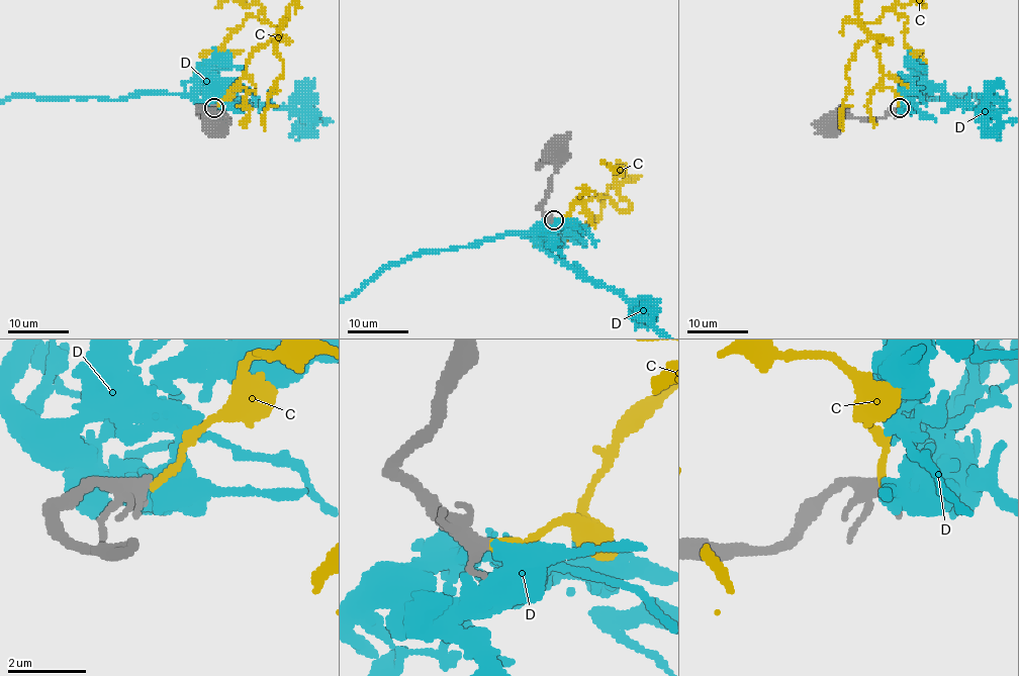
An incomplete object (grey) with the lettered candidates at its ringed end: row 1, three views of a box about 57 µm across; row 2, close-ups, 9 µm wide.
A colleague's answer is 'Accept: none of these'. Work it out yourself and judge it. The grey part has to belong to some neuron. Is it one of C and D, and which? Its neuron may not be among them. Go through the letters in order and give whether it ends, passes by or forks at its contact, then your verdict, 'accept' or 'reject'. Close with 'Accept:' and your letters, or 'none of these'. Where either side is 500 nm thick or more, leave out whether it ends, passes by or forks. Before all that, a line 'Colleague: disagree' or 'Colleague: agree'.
Colleague: agree
C: it ends there; reject
D: reject
Accept: none of these

